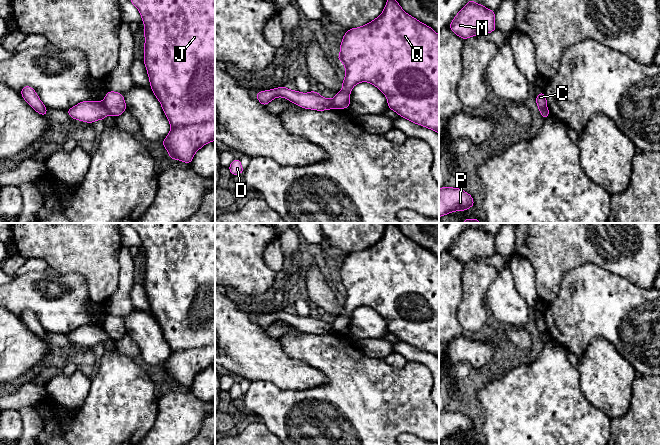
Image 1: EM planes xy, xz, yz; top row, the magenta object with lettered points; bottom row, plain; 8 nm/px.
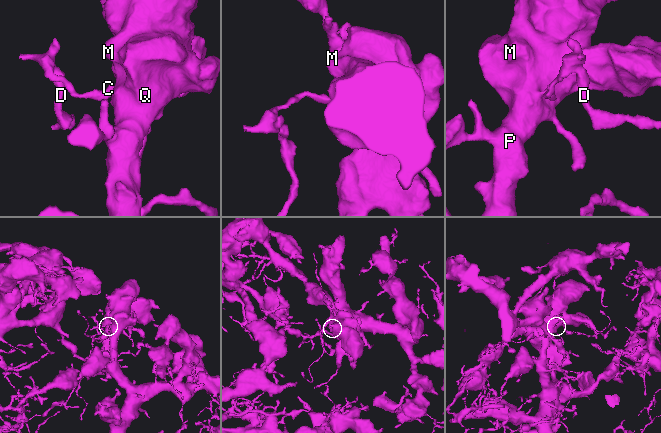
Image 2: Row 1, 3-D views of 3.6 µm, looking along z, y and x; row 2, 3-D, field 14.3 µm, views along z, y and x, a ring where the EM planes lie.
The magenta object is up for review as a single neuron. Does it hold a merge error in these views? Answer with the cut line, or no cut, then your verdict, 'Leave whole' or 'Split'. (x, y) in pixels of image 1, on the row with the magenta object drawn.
Split along xy (101, 102), (110, 113). Split

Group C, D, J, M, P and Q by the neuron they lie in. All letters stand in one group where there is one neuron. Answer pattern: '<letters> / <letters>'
C J M P Q / D

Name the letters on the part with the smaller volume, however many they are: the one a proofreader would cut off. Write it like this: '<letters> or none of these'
D

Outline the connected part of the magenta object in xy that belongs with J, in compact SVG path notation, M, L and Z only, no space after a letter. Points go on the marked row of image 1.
M130 0L139 10L145 25L144 59L151 90L159 100L165 116L169 120L171 129L161 143L167 150L169 157L190 164L194 154L205 144L215 141L215 0Z

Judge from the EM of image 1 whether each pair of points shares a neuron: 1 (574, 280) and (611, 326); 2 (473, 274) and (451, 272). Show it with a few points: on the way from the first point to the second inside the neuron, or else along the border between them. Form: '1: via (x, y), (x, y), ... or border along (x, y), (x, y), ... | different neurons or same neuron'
1: via (585, 291), (609, 315) | same neuron
2: border along (465, 263), (462, 269), (462, 297) | different neurons

